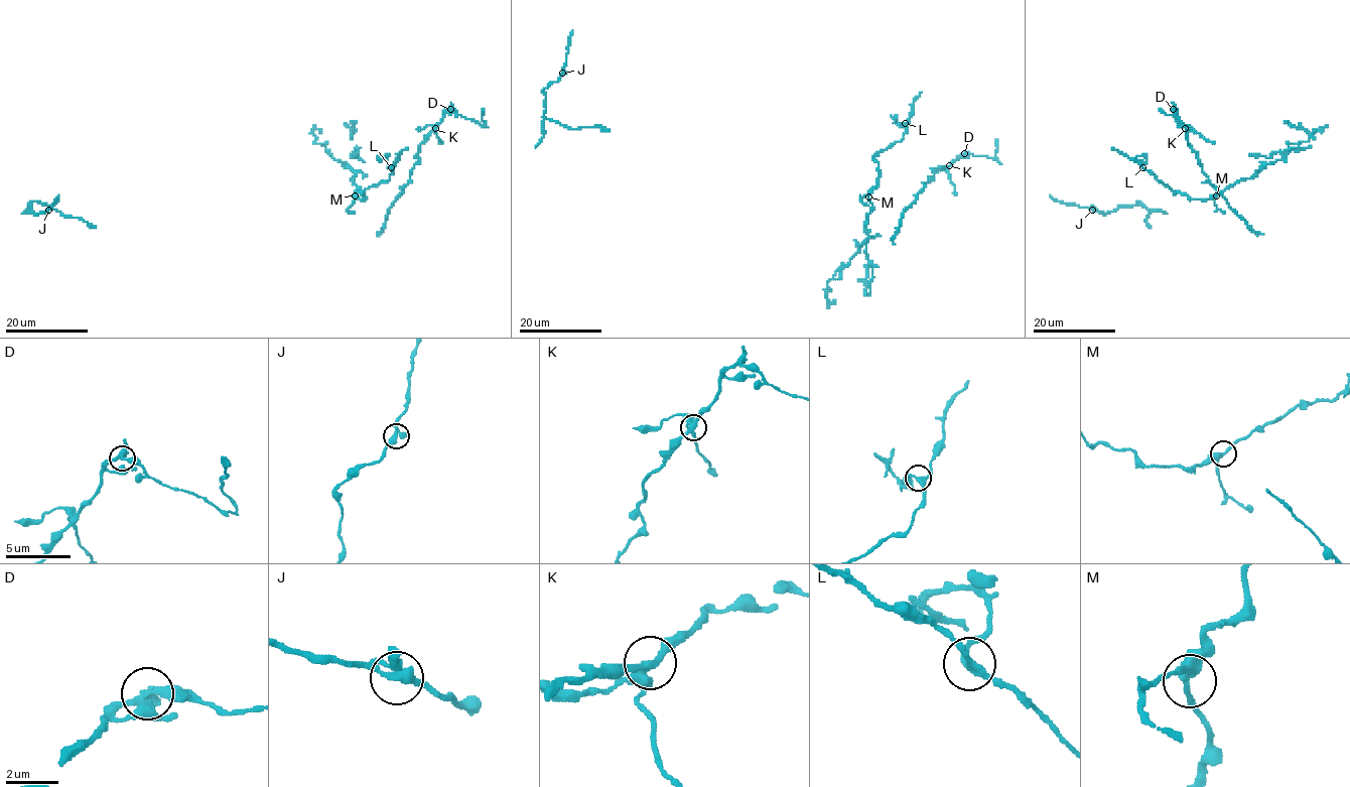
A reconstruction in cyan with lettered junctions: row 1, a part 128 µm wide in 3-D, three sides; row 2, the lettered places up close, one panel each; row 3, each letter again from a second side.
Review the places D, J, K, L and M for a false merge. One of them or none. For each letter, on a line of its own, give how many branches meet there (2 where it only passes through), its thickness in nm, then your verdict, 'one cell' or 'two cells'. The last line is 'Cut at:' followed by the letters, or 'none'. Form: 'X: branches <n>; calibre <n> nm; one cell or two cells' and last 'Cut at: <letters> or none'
D: branches 3; calibre 340 nm; two cells
J: branches 3; calibre 280 nm; one cell
K: branches 3; calibre 280 nm; one cell
L: branches 3; calibre 240 nm; one cell
M: branches 3; calibre 320 nm; one cell
Cut at: D

